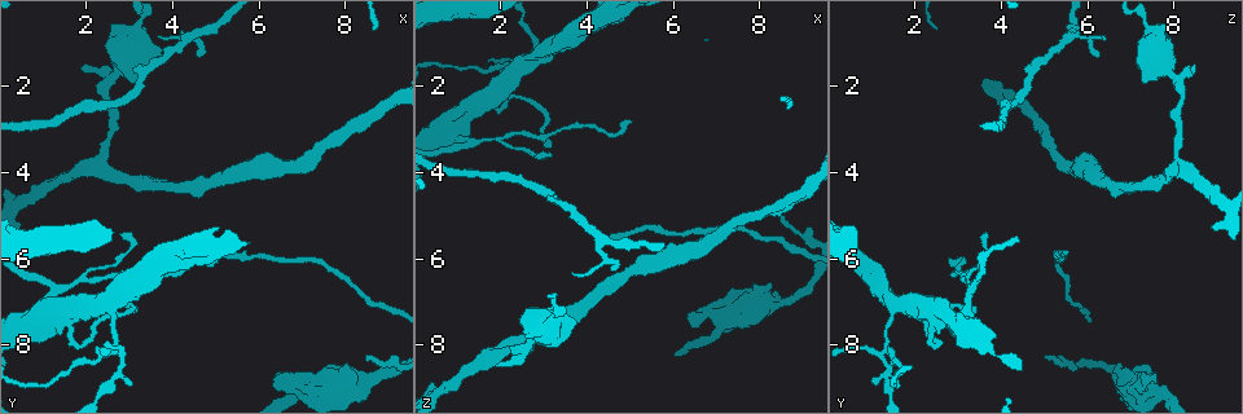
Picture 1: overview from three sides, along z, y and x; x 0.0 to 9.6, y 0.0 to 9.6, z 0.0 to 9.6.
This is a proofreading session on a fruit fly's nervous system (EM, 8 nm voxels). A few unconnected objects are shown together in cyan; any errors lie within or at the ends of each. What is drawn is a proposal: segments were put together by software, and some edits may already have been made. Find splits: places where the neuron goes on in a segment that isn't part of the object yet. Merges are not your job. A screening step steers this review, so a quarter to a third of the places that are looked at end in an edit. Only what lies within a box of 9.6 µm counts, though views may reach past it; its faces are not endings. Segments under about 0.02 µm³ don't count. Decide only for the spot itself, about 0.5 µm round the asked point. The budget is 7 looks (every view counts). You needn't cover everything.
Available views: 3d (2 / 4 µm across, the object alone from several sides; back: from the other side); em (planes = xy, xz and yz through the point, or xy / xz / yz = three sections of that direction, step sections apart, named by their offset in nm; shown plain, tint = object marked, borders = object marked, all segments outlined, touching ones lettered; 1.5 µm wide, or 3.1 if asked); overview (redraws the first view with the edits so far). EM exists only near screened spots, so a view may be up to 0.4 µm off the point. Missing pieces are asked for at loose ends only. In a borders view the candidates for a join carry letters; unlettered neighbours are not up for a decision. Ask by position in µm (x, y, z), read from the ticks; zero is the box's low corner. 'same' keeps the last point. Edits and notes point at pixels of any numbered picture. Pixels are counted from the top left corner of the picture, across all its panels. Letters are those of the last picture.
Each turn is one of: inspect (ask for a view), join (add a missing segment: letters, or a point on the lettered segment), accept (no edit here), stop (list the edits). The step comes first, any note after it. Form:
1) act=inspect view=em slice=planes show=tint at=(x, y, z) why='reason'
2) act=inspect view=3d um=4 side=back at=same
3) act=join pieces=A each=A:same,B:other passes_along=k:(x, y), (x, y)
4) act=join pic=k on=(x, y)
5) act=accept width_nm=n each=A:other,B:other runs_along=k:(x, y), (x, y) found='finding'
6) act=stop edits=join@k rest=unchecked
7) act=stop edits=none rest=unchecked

act=inspect view=em slice=xy step=4 show=borders at=(3.10, 8.95, 1.05) why='free end'

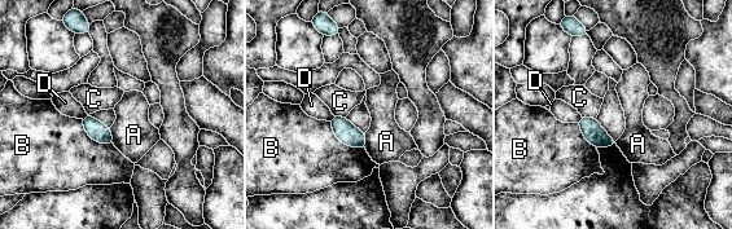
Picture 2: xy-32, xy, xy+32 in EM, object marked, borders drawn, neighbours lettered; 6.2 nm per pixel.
act=accept width_nm=120 each=A:other,B:other,C:other,D:other found='no lettered segment goes on from it'

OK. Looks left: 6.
act=inspect view=em slice=planes show=tint at=(4.60, 5.90, 5.50)

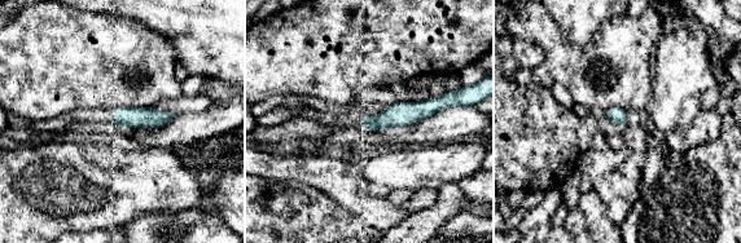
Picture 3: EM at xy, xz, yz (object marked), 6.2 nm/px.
act=inspect view=em slice=planes show=borders at=same

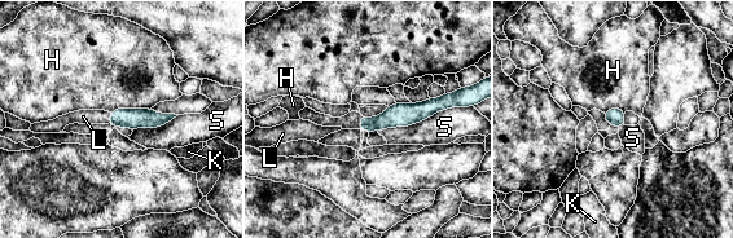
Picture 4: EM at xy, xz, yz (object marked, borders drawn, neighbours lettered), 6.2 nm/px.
act=join pieces=L width_nm=120 each=H:other,K:other,L:same,S:other found='the neuron continues'

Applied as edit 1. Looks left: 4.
act=inspect view=overview

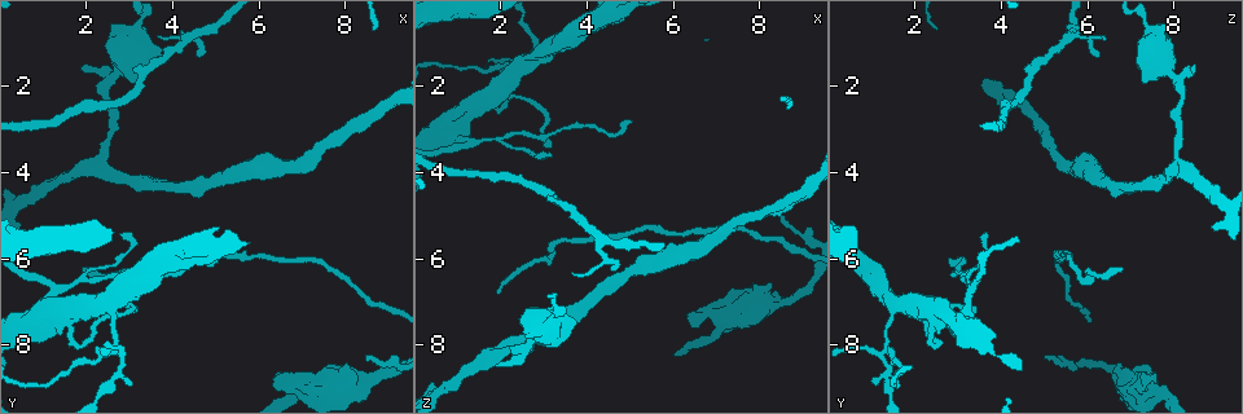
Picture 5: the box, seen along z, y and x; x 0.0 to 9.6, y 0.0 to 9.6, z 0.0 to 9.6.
act=inspect view=3d um=2 side=back at=(1.90, 1.70, 8.40) why='free end'

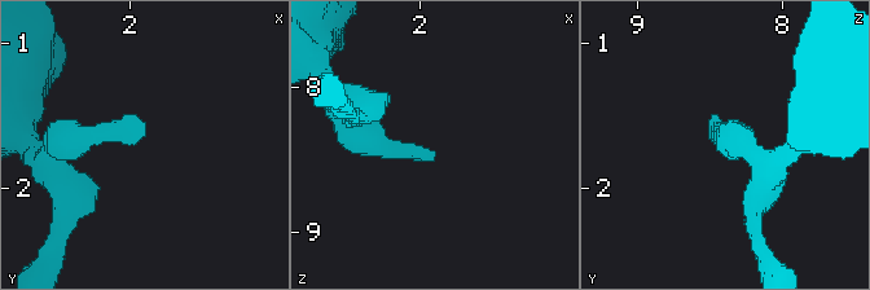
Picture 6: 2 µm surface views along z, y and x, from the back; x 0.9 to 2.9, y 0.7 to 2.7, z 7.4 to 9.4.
act=inspect view=em slice=planes show=borders at=(1.92, 1.68, 8.46) why='now the EM'

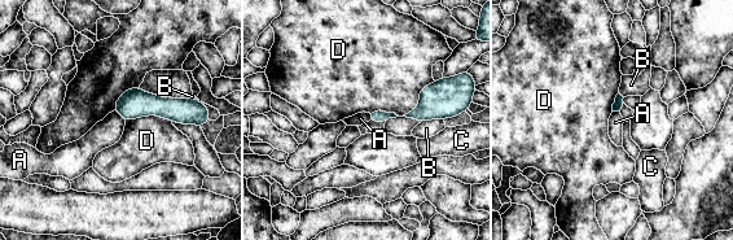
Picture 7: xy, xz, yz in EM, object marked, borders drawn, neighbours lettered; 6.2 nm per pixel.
act=accept longest_contact=D:300nm each=A:other,B:other,C:other,D:other found='none of them fits'

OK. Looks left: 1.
act=stop edits=join@4 rest=unchecked

